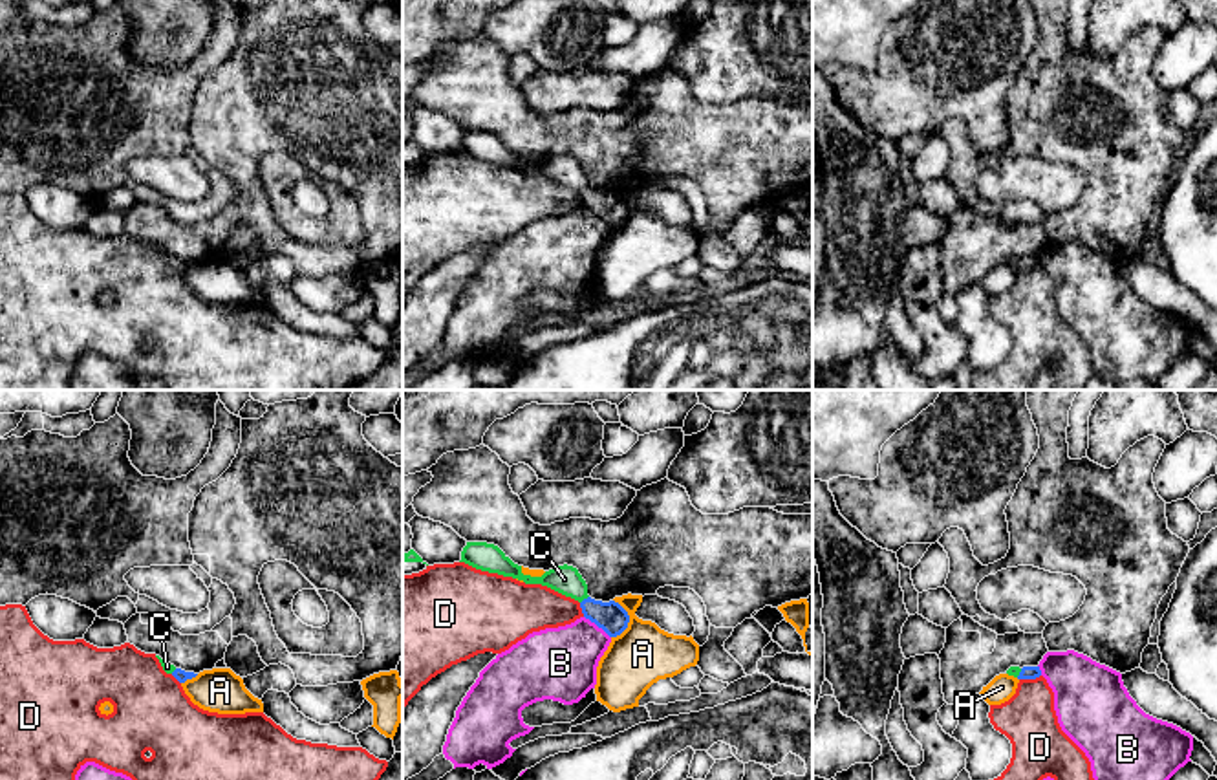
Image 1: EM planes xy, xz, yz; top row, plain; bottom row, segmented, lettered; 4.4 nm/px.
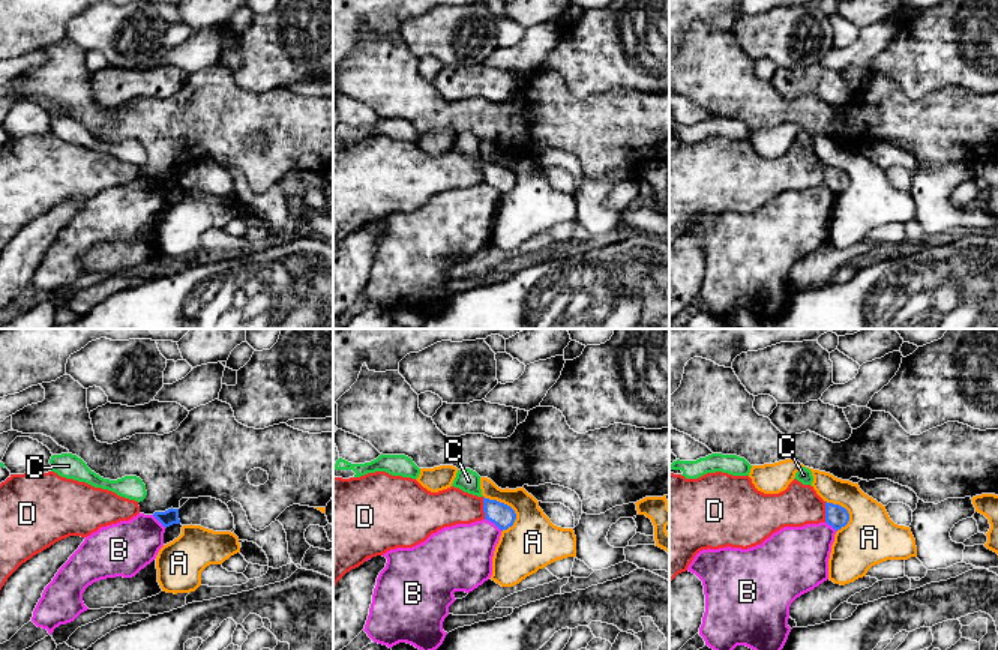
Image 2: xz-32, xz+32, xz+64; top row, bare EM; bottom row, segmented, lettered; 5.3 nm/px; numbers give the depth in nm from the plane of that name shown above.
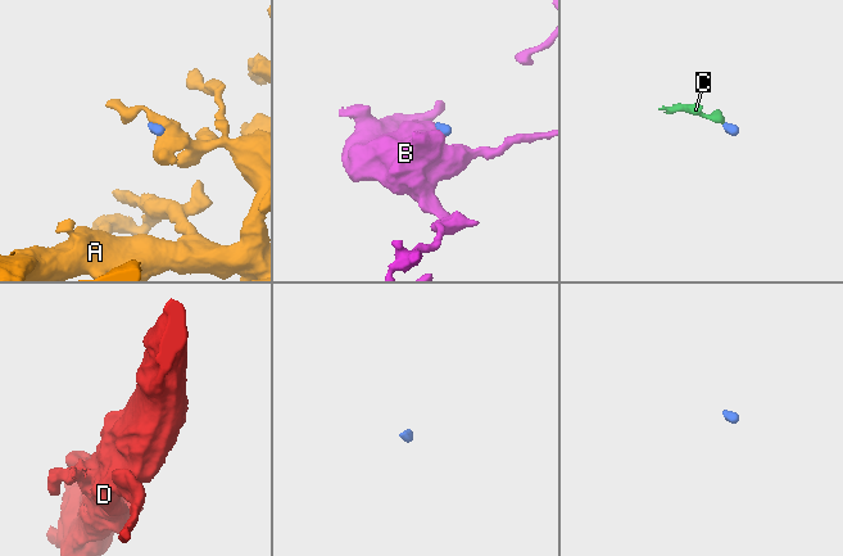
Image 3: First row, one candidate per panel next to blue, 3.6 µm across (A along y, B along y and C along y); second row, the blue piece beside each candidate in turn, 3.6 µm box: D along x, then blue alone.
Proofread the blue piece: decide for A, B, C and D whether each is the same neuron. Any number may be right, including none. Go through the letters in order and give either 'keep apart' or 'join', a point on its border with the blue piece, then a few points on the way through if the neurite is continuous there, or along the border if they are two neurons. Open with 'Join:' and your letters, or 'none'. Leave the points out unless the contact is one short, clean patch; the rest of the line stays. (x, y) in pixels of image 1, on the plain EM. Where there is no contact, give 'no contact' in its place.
Join: C
A: keep apart | xz (628, 211) | along xz (613, 189), (626, 202), (628, 215), (612, 227)
B: keep apart | xz (597, 215) | along xz (584, 205), (610, 227)
C: join | xz (584, 189) | across xz (612, 207), (597, 202), (584, 189), (564, 169)
D: keep apart | yz (1029, 268) | along yz (1040, 264), (1020, 270)

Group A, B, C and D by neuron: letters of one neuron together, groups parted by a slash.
A / B / C / D

